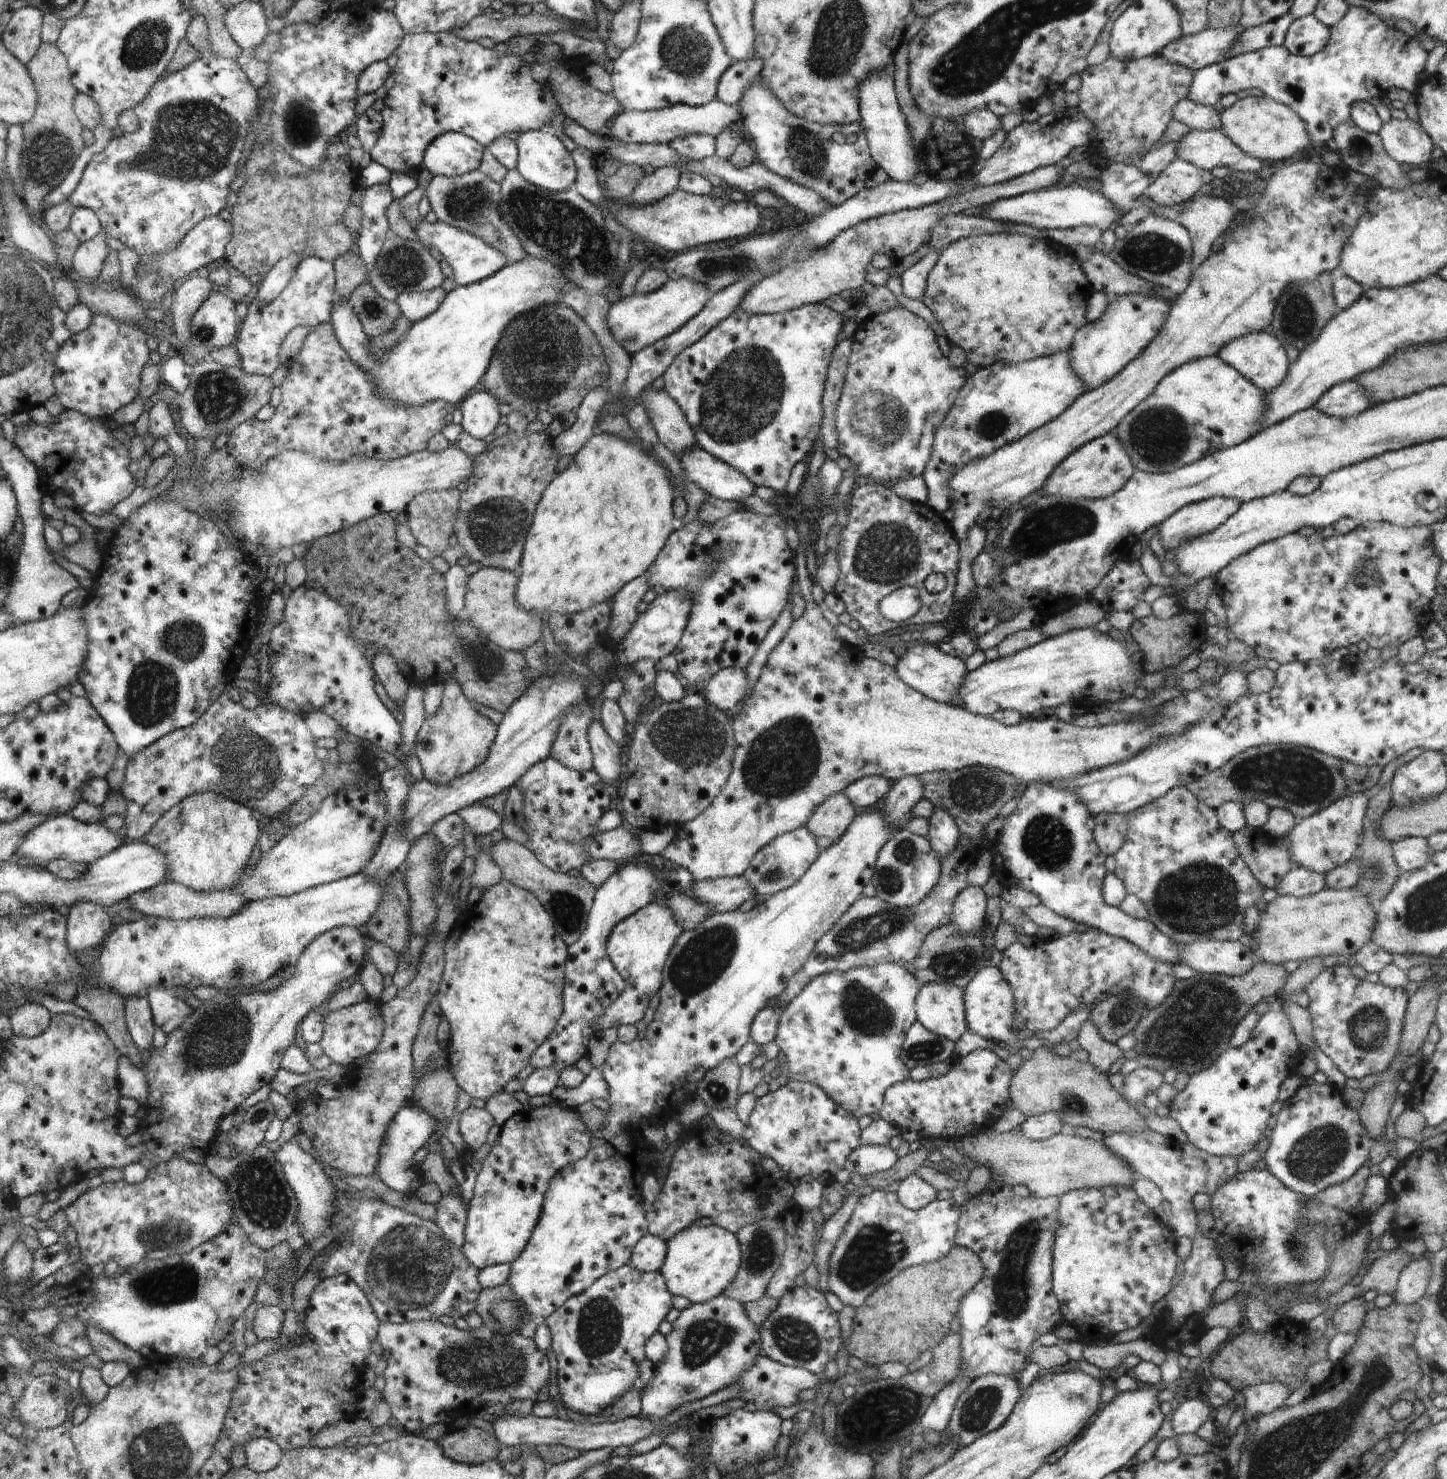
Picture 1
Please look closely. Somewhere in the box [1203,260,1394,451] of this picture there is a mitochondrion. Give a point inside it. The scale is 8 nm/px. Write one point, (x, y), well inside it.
(1298, 318)

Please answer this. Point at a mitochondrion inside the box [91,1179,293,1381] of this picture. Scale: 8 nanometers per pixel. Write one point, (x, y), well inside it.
(170, 1285)

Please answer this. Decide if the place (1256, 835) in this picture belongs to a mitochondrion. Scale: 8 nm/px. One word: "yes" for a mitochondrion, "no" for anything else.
no

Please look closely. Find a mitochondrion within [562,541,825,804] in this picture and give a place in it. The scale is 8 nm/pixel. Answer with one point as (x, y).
(690, 736)

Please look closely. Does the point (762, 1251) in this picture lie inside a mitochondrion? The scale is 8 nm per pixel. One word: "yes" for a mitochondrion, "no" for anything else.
yes

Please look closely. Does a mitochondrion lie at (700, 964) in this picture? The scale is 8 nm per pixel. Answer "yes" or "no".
yes

